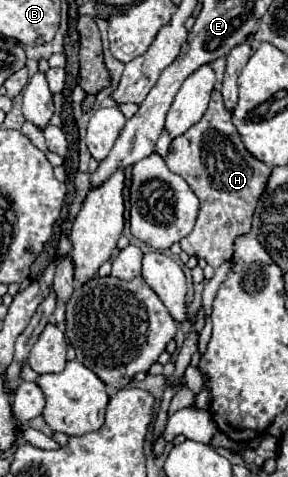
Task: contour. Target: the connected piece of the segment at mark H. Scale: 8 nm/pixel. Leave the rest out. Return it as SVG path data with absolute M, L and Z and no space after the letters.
M219 91L211 93L209 107L201 121L171 141L165 163L173 173L181 175L189 183L191 191L199 197L199 215L195 227L179 241L181 249L191 257L205 259L211 267L219 267L233 257L235 239L249 233L251 219L257 201L265 191L271 167L255 159L245 149L237 131L233 139L231 113L223 105Z

